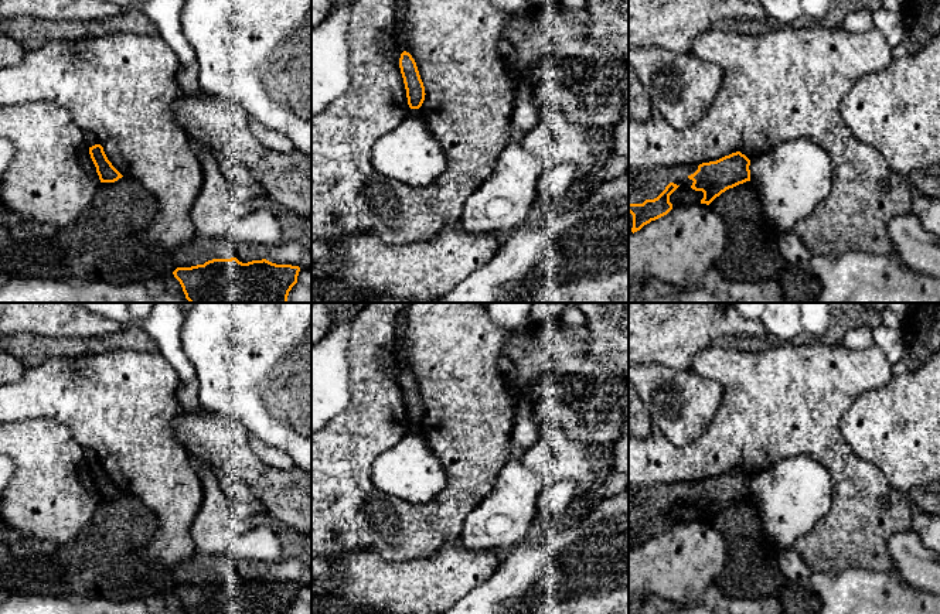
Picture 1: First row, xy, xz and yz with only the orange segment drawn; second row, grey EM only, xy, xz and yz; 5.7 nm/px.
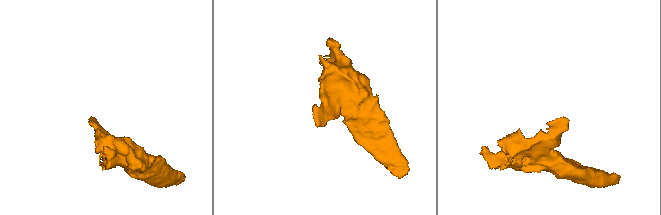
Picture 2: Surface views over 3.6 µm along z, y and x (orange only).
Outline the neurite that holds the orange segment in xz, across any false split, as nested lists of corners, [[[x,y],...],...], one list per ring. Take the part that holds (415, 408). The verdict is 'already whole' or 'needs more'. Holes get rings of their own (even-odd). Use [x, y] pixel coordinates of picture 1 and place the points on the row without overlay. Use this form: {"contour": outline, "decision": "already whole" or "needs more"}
{"contour": [[[406,368],[401,371],[399,385],[403,395],[408,422],[411,426],[419,426],[425,417],[425,403],[412,372]]], "decision": "already whole"}

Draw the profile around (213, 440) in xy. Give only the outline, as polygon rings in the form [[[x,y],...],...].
[[[178,412],[171,430],[197,467],[207,467],[219,478],[238,475],[256,495],[265,519],[311,542],[310,473],[299,467],[282,471],[262,463],[251,450],[248,429],[215,412]]]

